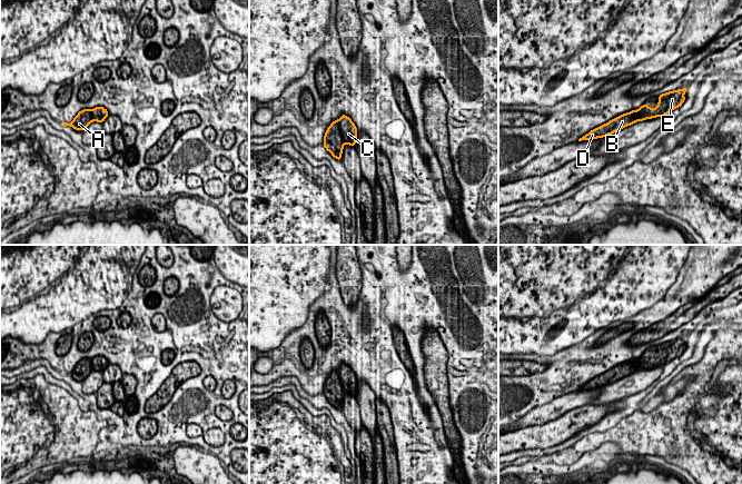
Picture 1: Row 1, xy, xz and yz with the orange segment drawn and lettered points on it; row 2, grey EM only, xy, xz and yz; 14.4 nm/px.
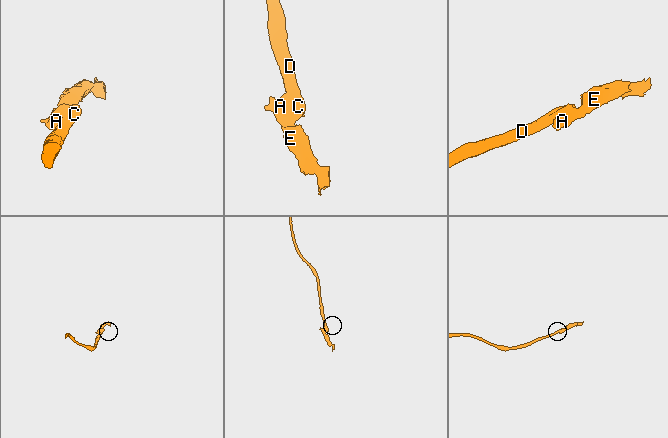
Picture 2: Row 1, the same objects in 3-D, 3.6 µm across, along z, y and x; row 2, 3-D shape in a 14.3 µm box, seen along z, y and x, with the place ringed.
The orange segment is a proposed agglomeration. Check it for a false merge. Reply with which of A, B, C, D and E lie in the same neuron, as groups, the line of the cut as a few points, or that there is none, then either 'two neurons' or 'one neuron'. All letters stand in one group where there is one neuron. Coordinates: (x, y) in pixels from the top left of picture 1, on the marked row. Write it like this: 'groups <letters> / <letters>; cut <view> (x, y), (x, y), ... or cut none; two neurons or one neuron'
groups A E / B C D; cut xz (337, 120), (345, 142); two neurons

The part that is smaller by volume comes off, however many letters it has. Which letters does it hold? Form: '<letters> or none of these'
A, E

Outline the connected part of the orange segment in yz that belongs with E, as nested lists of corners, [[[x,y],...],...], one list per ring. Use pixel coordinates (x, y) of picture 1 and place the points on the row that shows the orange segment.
[[[684,87],[683,89],[661,93],[659,96],[656,108],[650,108],[649,105],[642,105],[639,109],[636,109],[635,122],[656,117],[663,118],[675,108],[680,108],[685,101],[684,93],[686,90],[687,87]]]

